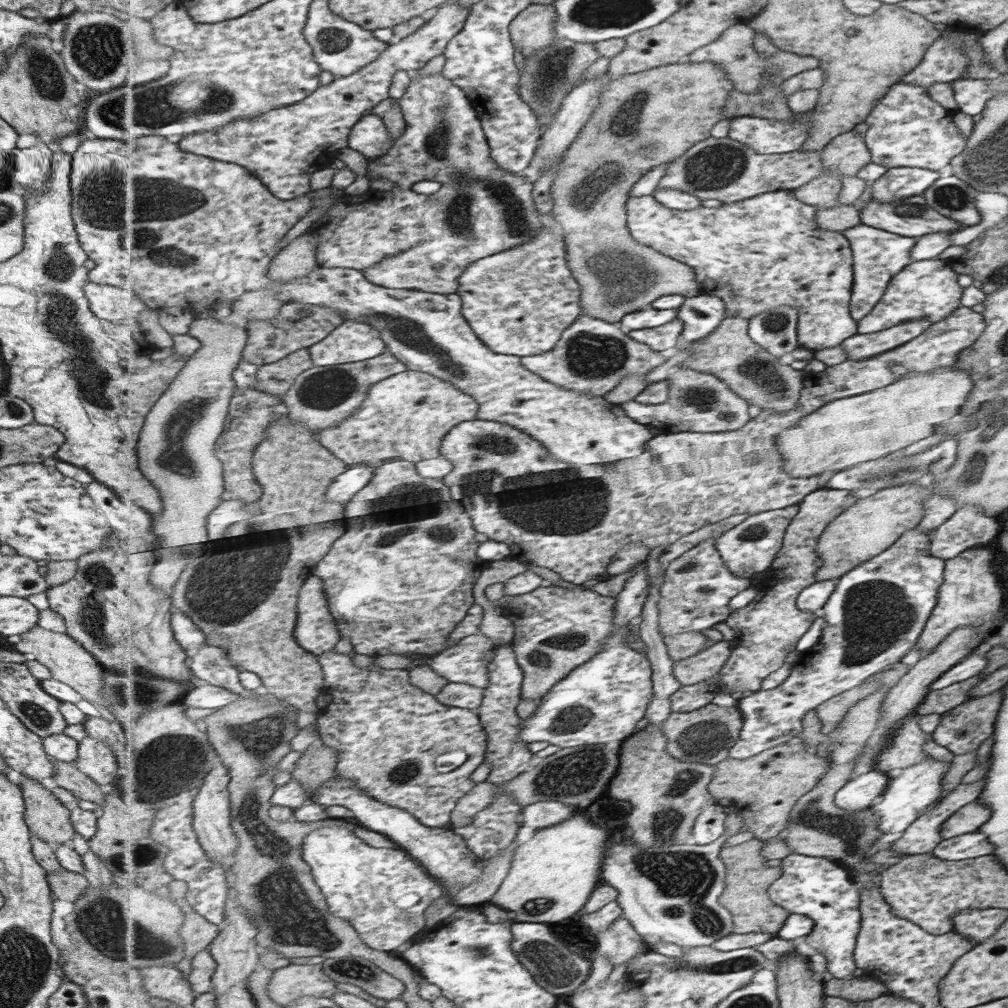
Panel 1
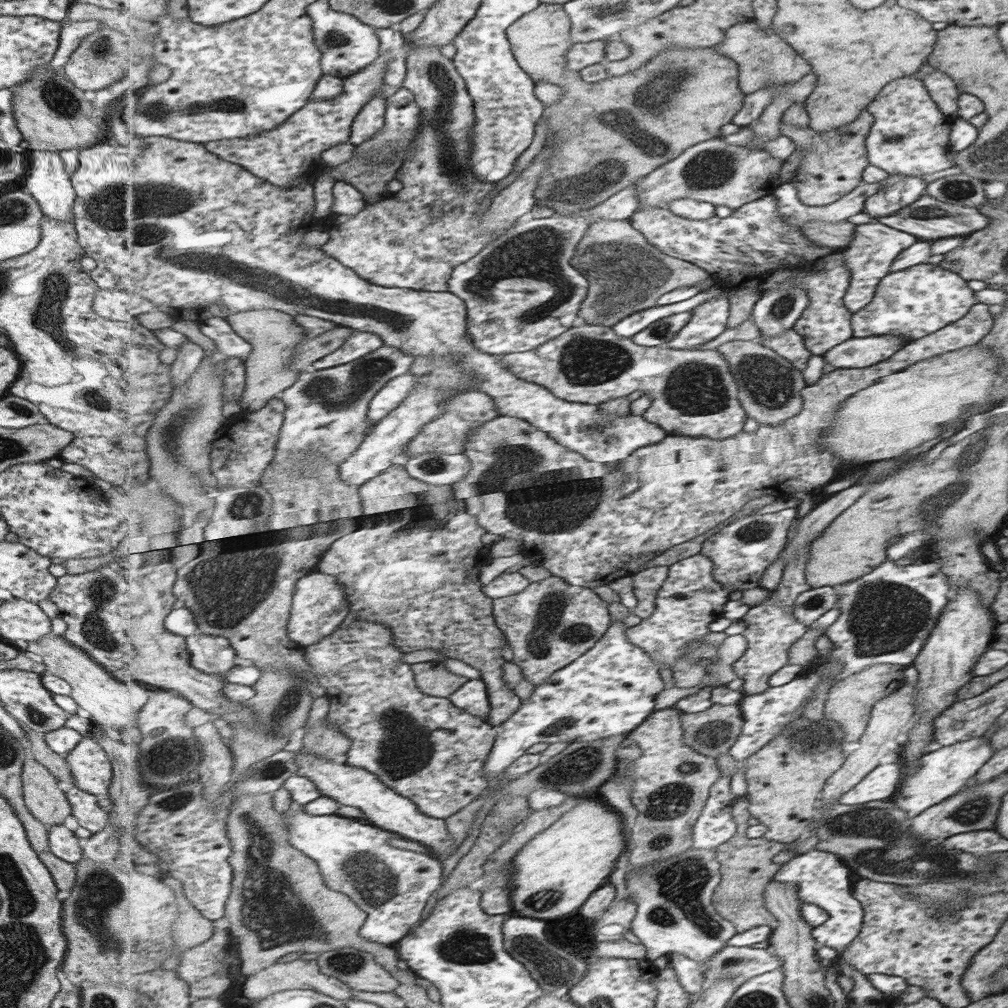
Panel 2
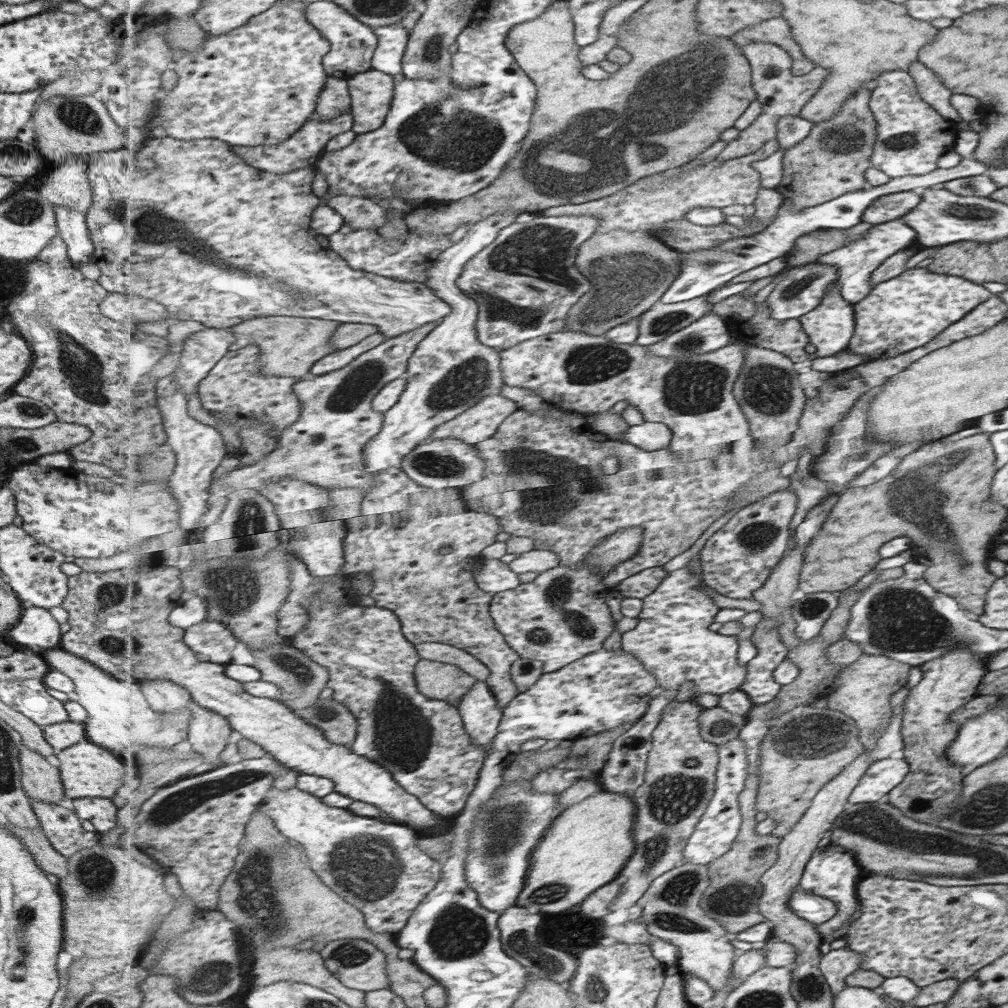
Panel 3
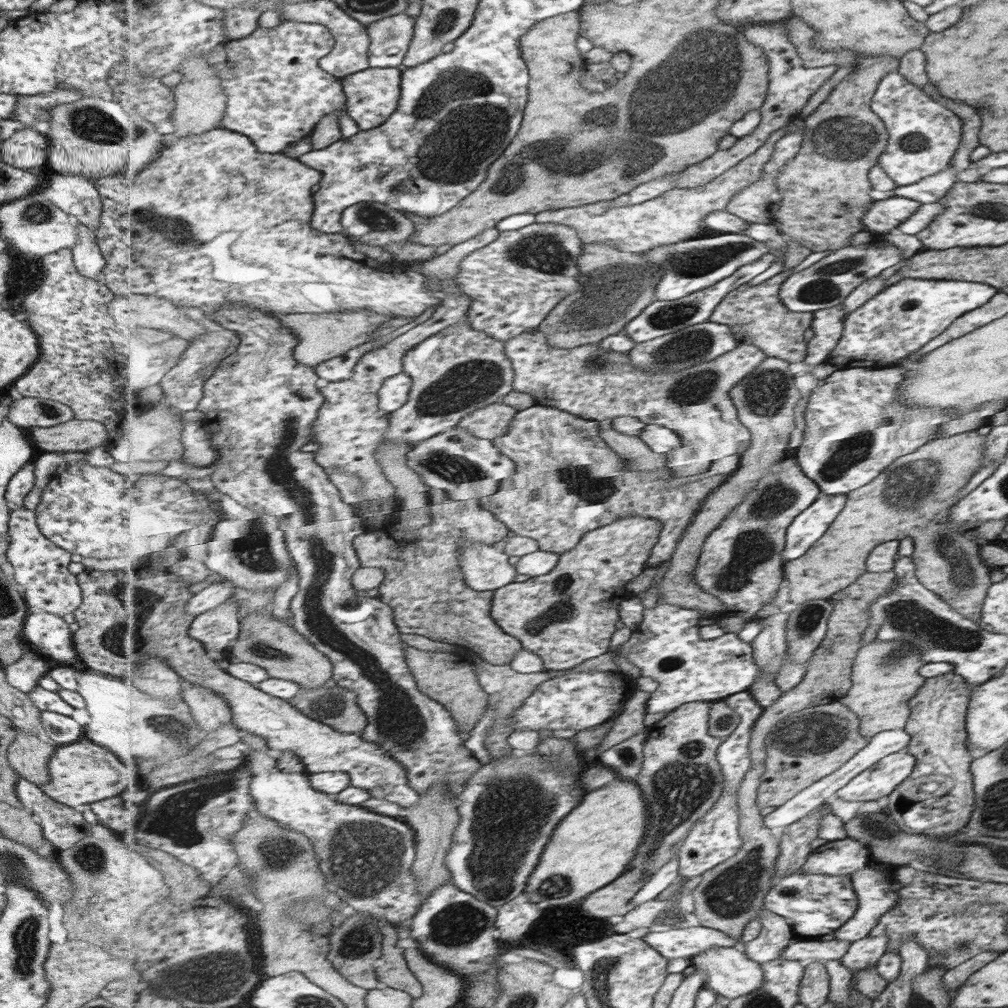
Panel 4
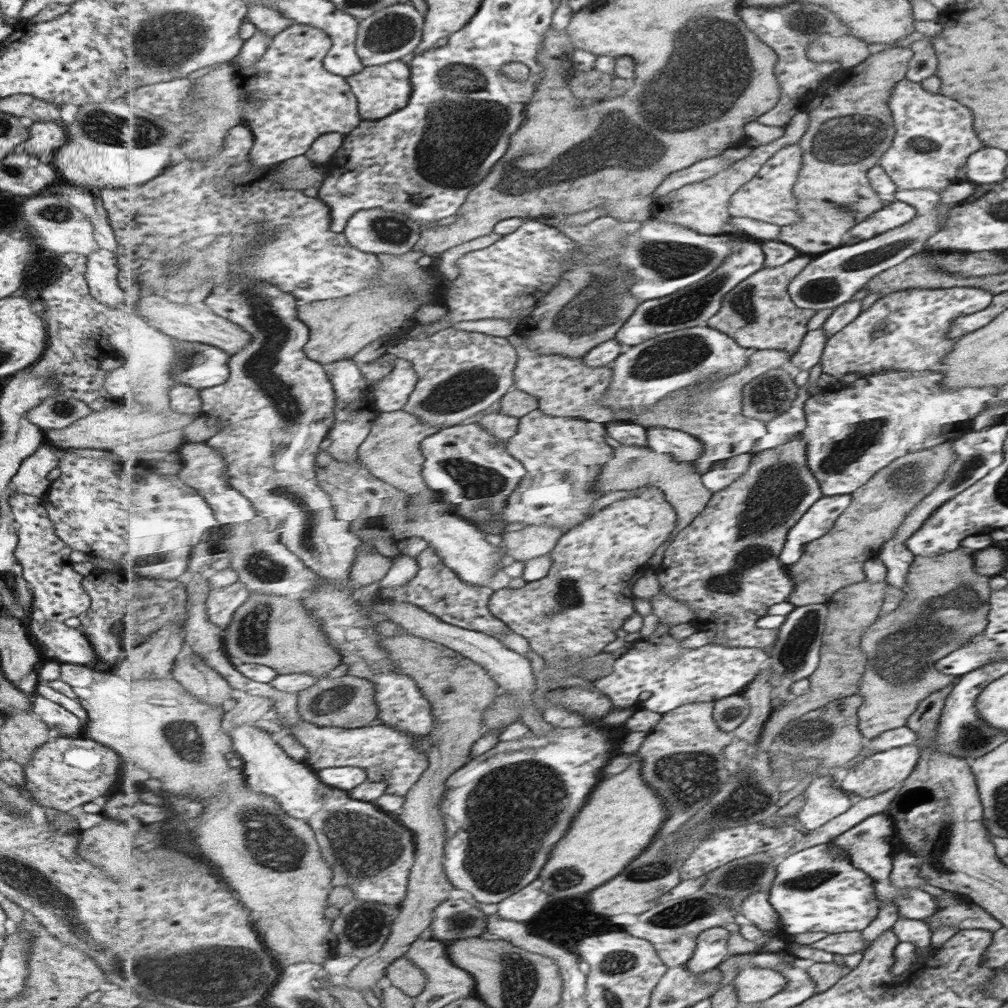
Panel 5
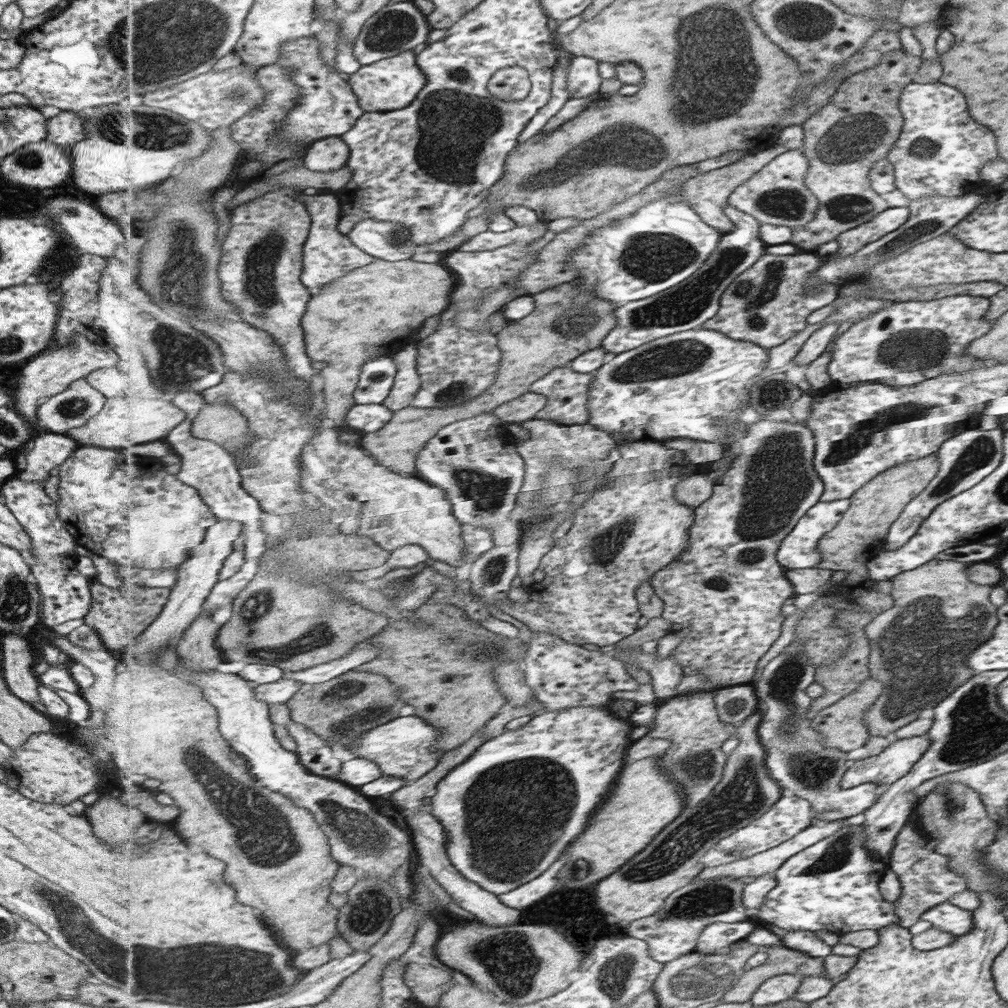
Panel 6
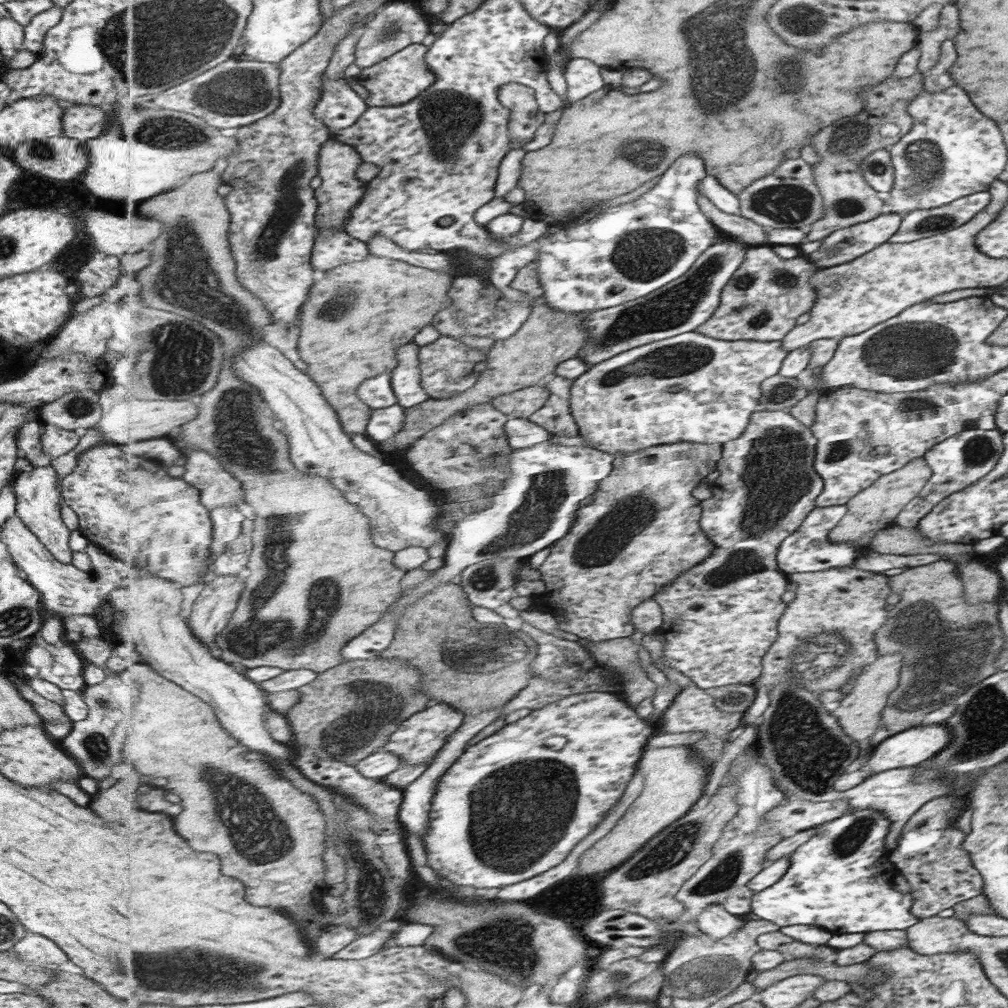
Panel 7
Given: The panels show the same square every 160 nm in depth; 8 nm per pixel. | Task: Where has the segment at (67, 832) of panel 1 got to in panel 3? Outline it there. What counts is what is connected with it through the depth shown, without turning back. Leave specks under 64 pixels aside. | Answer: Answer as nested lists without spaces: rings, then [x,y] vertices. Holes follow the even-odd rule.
[[[21,748],[18,754],[20,784],[25,795],[33,801],[63,804],[63,787],[58,768],[34,750]]]

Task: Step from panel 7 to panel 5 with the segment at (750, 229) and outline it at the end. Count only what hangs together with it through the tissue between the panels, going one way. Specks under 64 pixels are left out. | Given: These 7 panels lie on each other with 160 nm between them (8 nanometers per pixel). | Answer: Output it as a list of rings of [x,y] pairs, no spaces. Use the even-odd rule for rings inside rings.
[[[805,110],[793,113],[793,118],[789,120],[789,124],[784,126],[785,134],[781,138],[774,140],[771,144],[754,147],[753,152],[749,156],[742,158],[737,163],[733,163],[727,170],[723,170],[721,174],[717,174],[713,178],[688,184],[667,196],[653,200],[651,217],[647,221],[659,219],[679,223],[699,231],[701,234],[723,235],[728,232],[730,220],[732,220],[732,214],[729,212],[732,196],[743,185],[747,185],[749,181],[756,178],[766,162],[776,156],[782,148],[790,144],[801,143],[807,126],[808,113]]]

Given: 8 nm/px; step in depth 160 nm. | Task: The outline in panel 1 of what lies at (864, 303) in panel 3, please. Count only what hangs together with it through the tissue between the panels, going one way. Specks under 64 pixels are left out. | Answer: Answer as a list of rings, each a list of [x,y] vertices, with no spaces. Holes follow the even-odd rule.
[[[912,260],[891,278],[891,284],[884,290],[883,296],[876,302],[876,306],[873,306],[872,311],[856,321],[856,333],[880,332],[897,323],[913,320],[939,322],[961,308],[962,293],[963,287],[958,282],[958,274],[945,260]]]

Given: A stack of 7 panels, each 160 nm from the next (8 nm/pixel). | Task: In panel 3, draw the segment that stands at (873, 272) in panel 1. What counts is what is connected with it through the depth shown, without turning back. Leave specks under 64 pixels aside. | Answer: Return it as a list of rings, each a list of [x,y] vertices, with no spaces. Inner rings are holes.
[[[901,219],[883,222],[883,224],[873,224],[865,232],[863,237],[851,245],[839,247],[831,252],[825,253],[823,262],[826,265],[833,265],[838,270],[837,285],[840,295],[855,306],[871,290],[868,278],[871,277],[873,270],[877,268],[887,257],[891,257],[895,252],[907,248],[915,240],[915,232],[906,225]]]

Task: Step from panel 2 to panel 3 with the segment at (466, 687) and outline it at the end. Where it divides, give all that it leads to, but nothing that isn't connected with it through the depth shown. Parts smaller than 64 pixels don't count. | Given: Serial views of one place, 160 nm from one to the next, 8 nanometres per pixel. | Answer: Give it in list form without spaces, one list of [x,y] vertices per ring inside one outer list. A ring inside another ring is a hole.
[[[479,680],[473,690],[462,698],[458,709],[472,741],[484,748],[489,755],[494,748],[492,742],[500,733],[500,722],[504,717],[504,710],[487,685],[487,681]]]

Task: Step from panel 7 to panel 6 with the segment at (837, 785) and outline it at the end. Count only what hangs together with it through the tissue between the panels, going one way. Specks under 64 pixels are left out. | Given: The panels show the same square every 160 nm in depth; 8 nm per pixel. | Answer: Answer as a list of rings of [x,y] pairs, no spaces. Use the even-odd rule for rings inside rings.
[[[921,735],[901,740],[893,740],[877,755],[850,763],[837,782],[841,789],[848,789],[873,782],[882,789],[910,772],[912,765],[928,750],[930,740]]]

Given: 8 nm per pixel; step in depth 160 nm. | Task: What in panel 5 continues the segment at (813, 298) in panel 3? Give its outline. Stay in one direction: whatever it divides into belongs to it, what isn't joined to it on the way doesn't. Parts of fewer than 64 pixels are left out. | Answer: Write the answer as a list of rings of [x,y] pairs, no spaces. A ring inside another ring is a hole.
[[[898,189],[893,195],[897,200],[915,207],[916,216],[907,224],[881,233],[877,237],[835,247],[833,250],[817,254],[817,258],[813,256],[804,270],[790,281],[789,294],[796,307],[816,312],[817,310],[833,309],[846,302],[876,274],[899,265],[913,254],[922,252],[921,248],[924,248],[928,238],[940,229],[953,210],[940,203],[940,194],[931,190]]]

